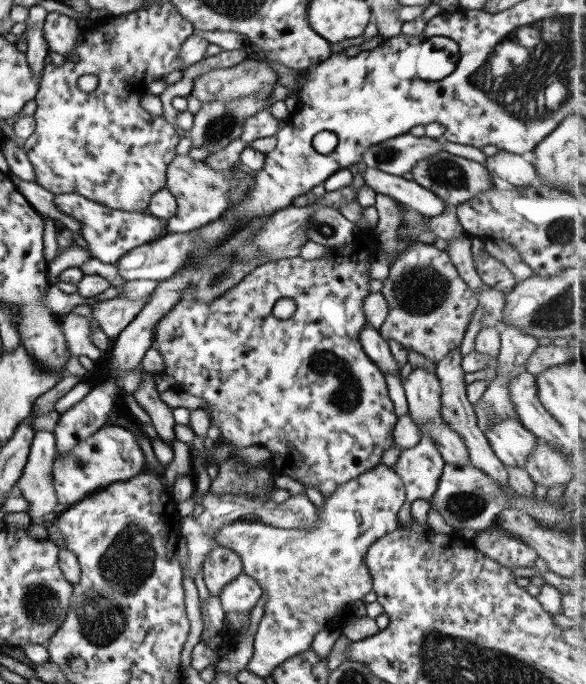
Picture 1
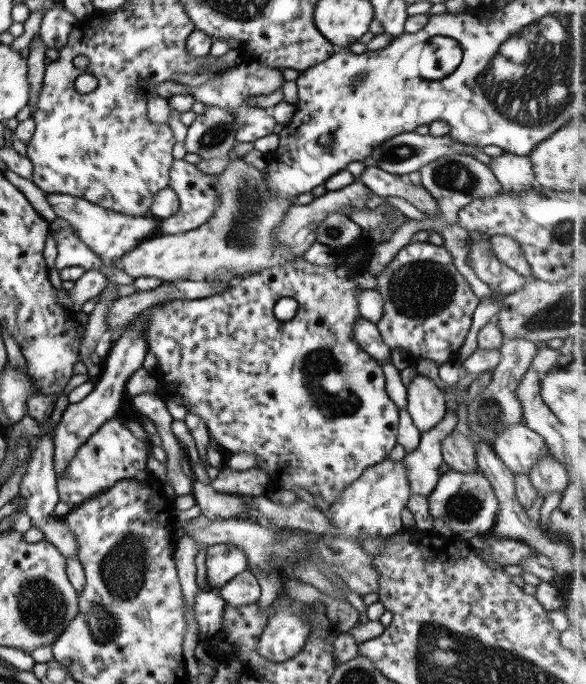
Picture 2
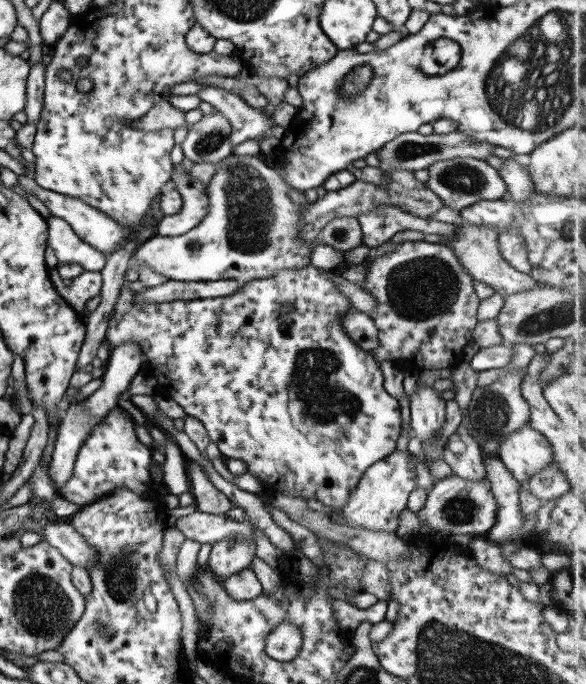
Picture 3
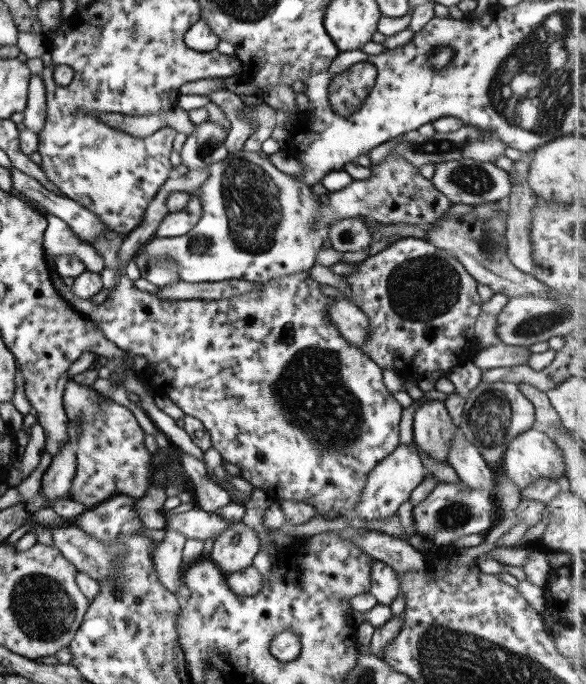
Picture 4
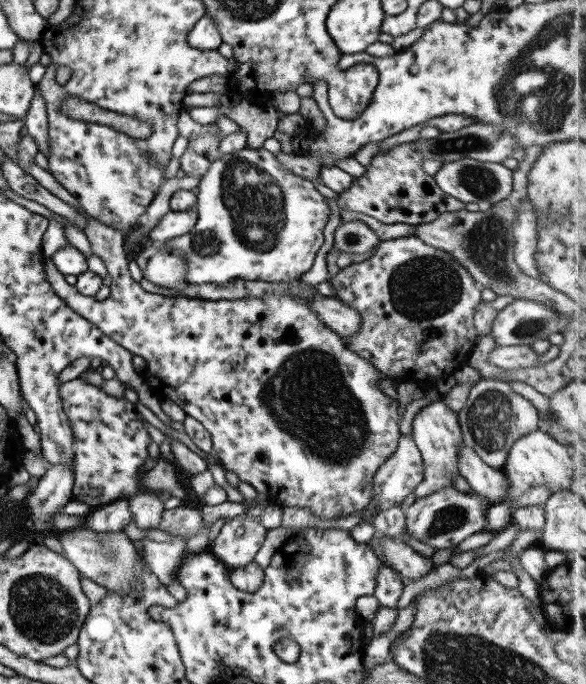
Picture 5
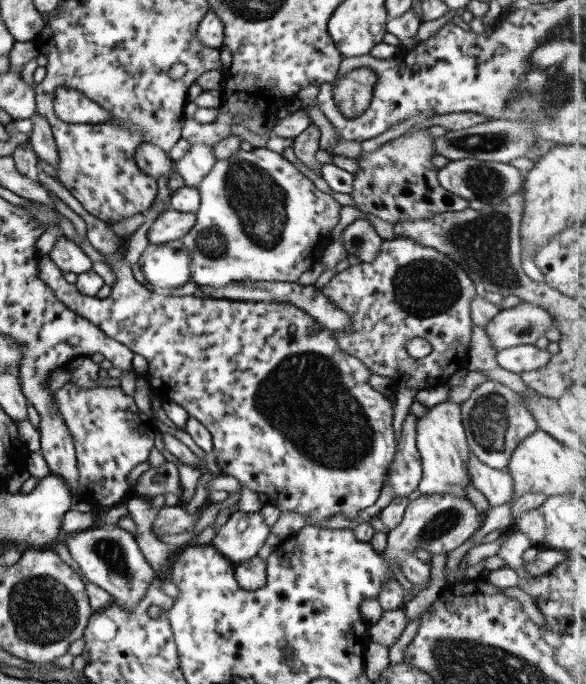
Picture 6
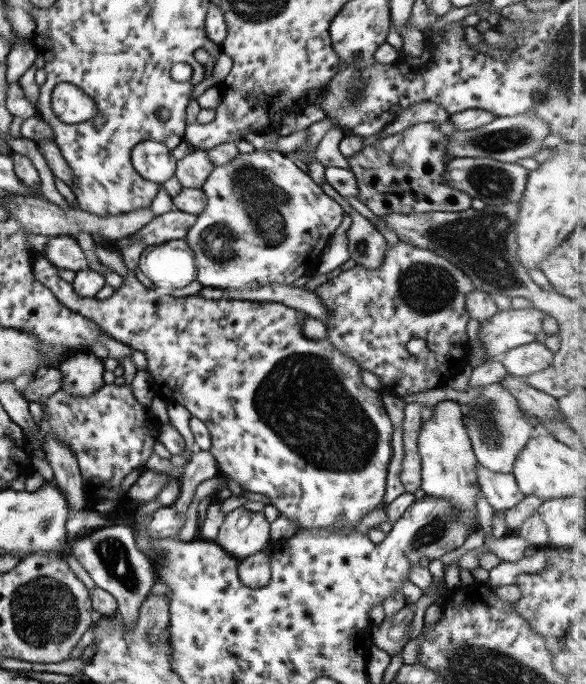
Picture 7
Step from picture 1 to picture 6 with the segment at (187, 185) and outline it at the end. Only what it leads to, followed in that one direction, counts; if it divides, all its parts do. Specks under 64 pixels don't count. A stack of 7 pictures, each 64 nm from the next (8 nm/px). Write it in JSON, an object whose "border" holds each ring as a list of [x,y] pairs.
{"border":[[[166,210],[152,222],[147,232],[150,243],[161,245],[182,238],[196,222],[196,213]]]}

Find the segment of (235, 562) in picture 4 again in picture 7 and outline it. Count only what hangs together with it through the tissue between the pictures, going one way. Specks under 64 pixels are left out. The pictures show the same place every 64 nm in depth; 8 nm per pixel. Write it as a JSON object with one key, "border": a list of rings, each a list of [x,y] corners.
{"border":[[[236,508],[225,516],[223,524],[220,526],[217,538],[214,540],[228,556],[234,560],[243,561],[254,554],[258,554],[267,547],[271,540],[271,524],[266,521],[261,511],[252,512],[246,508]]]}

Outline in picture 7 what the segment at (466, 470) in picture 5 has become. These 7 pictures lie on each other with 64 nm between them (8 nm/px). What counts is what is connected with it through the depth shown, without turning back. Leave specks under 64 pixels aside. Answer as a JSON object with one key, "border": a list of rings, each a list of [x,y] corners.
{"border":[[[477,463],[476,476],[478,488],[494,512],[508,511],[524,500],[525,495],[518,490],[518,484],[512,473],[492,472]]]}

